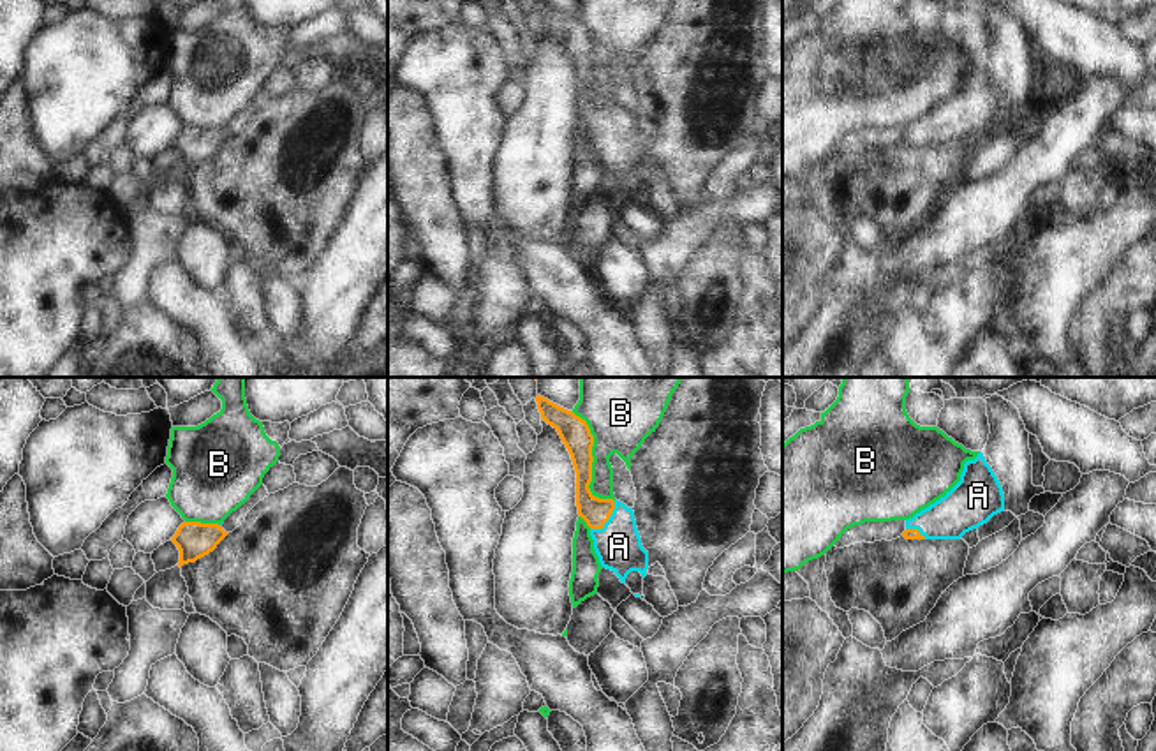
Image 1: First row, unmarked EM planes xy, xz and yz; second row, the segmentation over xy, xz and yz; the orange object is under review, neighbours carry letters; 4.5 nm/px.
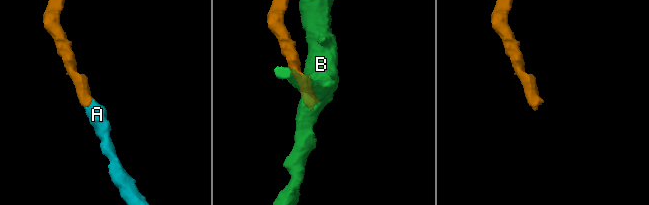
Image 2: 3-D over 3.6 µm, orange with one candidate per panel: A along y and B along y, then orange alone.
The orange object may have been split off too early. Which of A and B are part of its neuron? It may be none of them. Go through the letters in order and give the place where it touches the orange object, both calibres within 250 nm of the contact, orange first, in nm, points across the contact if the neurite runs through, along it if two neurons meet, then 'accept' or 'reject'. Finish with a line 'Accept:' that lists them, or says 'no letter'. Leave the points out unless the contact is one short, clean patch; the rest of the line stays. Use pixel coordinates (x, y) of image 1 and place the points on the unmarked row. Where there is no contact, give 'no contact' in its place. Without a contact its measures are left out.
A: xz (608, 124) | 130/220 nm | across xz (596, 117), (608, 124), (619, 152) | accept
B: xz (592, 66) | 140/260 nm | reject
Accept: A

